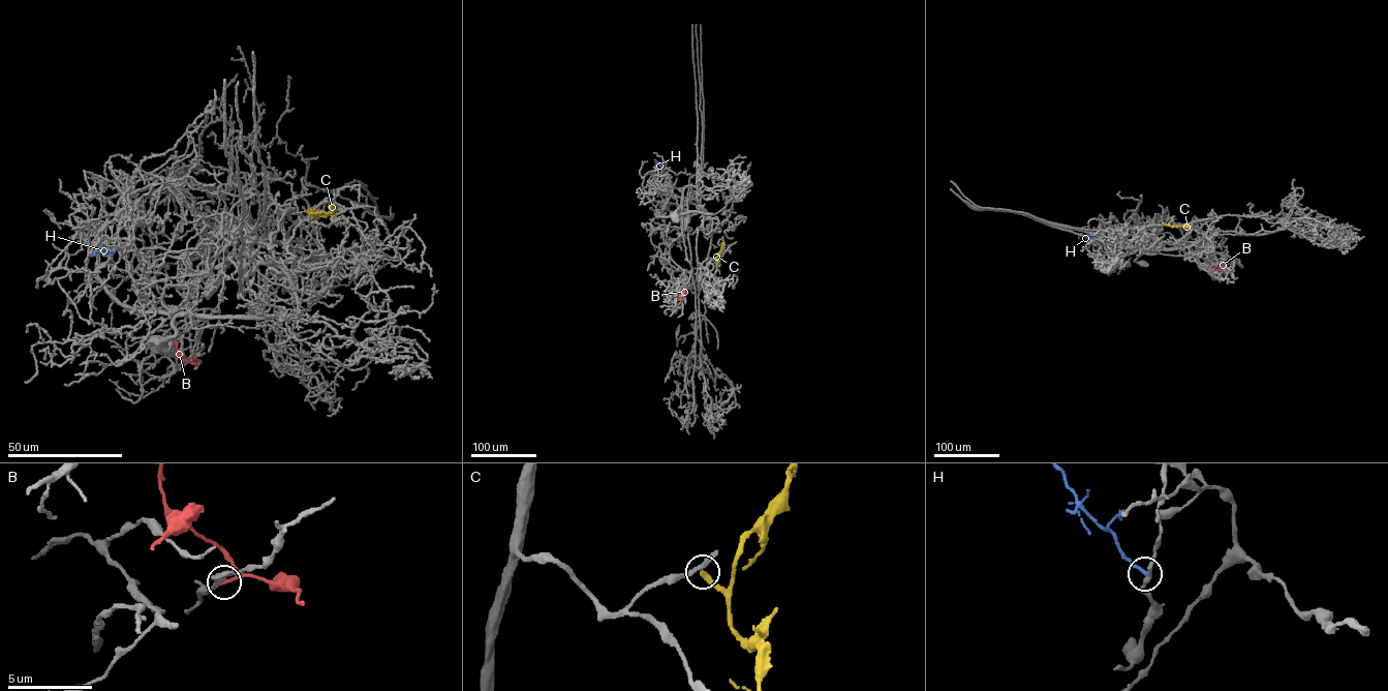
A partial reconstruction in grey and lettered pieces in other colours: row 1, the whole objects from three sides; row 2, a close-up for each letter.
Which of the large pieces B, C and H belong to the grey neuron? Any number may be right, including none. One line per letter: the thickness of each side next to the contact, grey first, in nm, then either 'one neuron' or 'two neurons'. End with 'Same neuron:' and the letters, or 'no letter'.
B: 360/240 nm | two neurons
C: 200/240 nm | two neurons
H: 240/200 nm | two neurons
Same neuron: no letter

